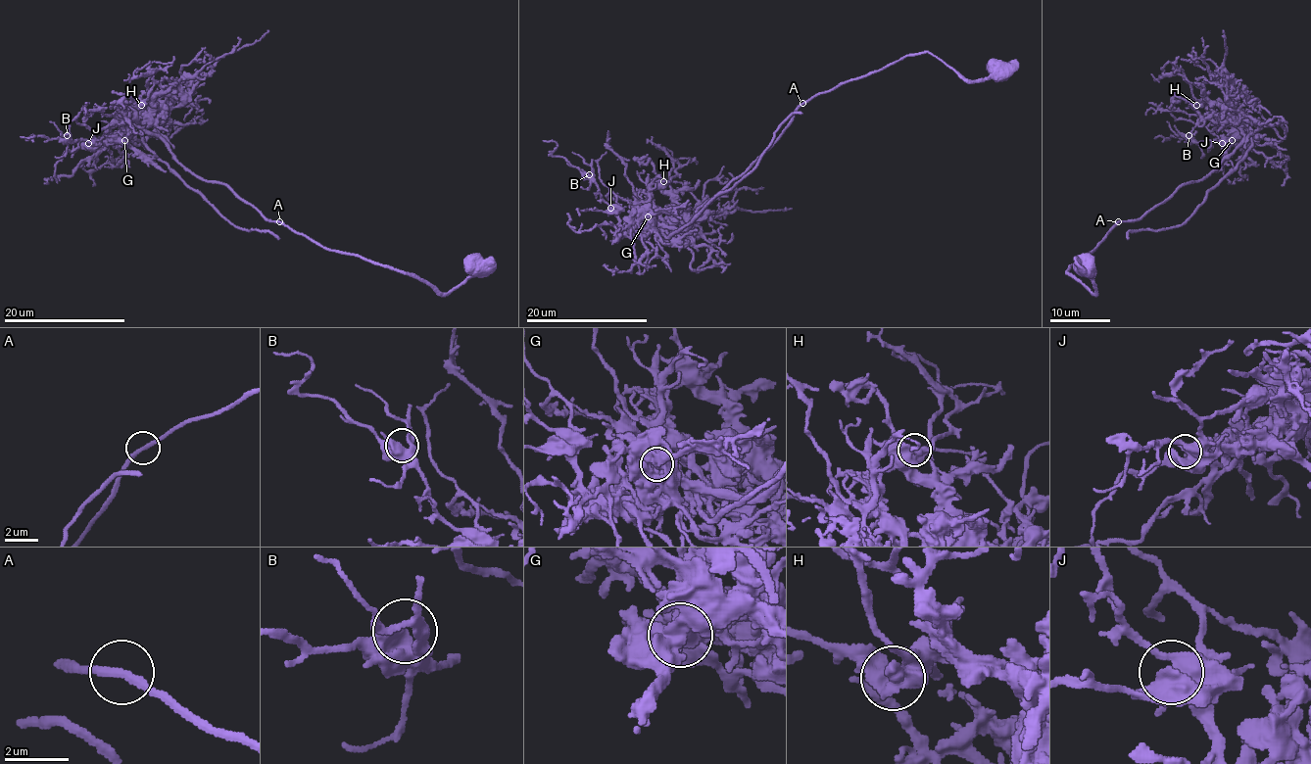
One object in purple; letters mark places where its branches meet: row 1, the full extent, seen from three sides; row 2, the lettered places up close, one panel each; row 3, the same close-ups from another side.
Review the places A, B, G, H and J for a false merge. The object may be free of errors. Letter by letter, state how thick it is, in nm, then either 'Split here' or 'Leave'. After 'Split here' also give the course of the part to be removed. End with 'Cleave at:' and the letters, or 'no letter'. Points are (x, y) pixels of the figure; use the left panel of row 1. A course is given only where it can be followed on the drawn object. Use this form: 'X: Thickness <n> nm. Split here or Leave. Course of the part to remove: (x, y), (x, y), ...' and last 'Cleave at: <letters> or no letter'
A: Thickness 240 nm. Leave
B: Thickness 600 nm. Leave
G: Thickness 460 nm. Split here. Course of the part to remove: (124, 140), (125, 128), (130, 120), (135, 120), (144, 143), (229, 222), (247, 229), (268, 231), (279, 239)
H: Thickness 500 nm. Leave
J: Thickness 400 nm. Leave
Cleave at: G

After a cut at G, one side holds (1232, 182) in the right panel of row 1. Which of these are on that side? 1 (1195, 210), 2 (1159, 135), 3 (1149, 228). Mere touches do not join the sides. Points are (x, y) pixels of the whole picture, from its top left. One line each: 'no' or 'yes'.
1: no
2: yes
3: no

